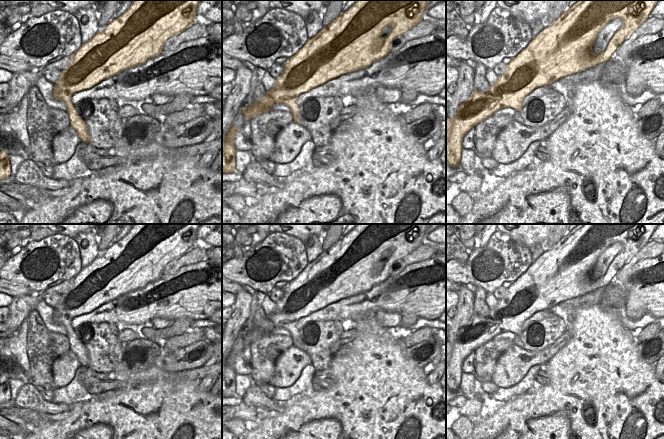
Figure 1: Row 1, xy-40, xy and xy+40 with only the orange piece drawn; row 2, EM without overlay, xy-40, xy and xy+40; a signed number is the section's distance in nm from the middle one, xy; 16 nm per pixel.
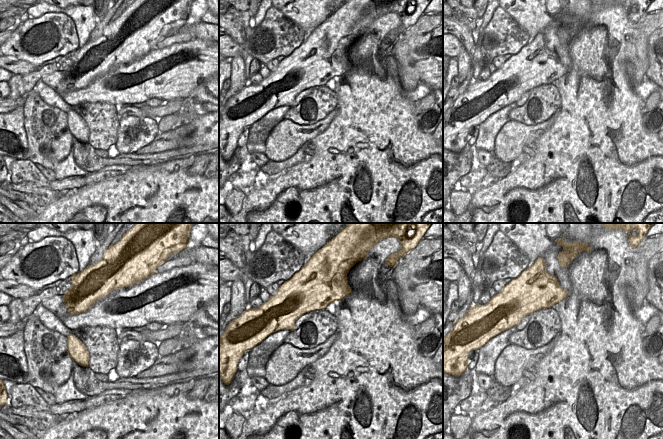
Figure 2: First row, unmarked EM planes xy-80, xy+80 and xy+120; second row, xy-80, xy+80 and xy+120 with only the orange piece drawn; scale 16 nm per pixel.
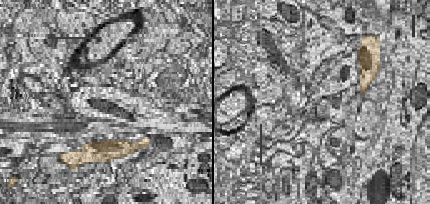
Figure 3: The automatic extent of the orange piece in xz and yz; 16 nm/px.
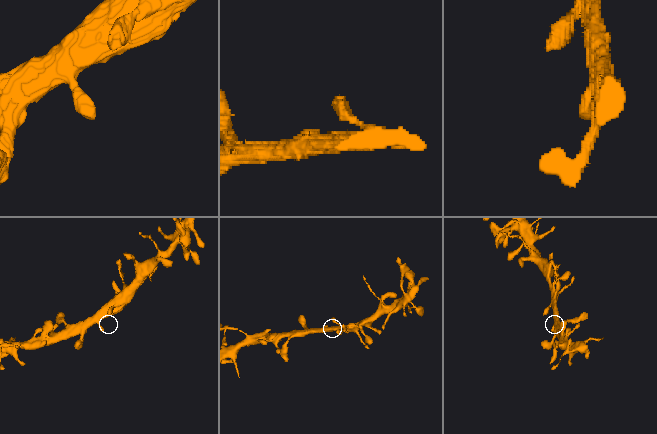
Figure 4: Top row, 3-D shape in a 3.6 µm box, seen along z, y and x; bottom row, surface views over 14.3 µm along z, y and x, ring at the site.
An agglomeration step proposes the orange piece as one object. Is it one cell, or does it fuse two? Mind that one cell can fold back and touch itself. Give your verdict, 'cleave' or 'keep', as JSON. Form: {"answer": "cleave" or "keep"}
{"answer": "keep"}

